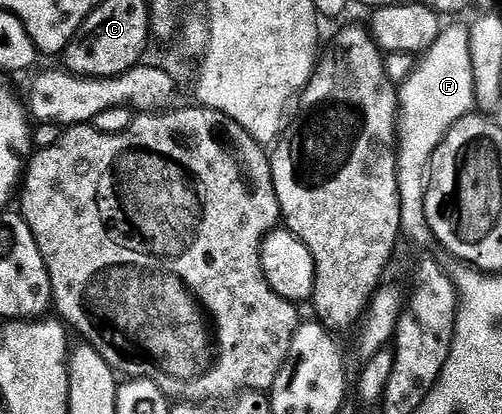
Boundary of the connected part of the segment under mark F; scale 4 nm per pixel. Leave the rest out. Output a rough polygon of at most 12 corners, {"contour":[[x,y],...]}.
{"contour":[[446,25],[399,86],[401,228],[430,241],[433,153],[475,106],[469,27]]}

